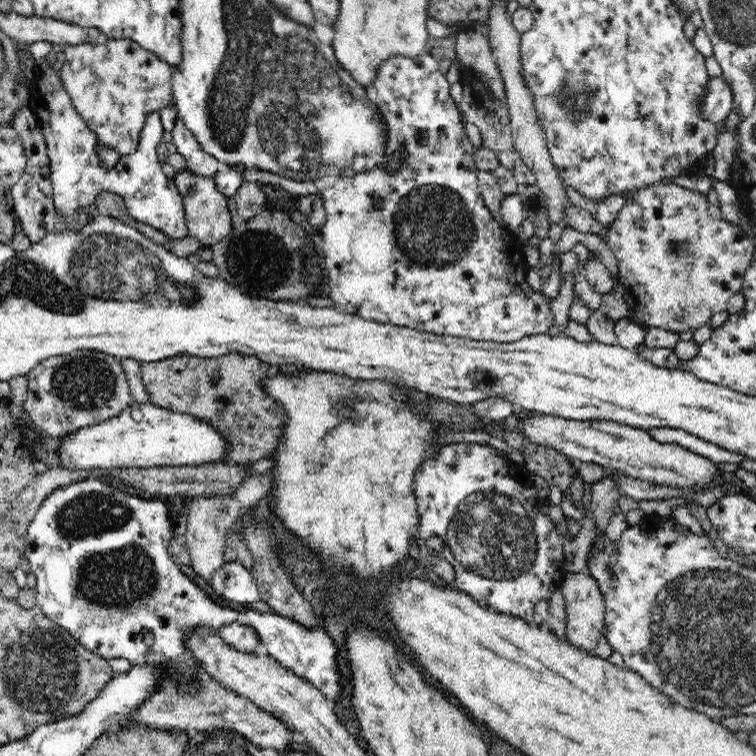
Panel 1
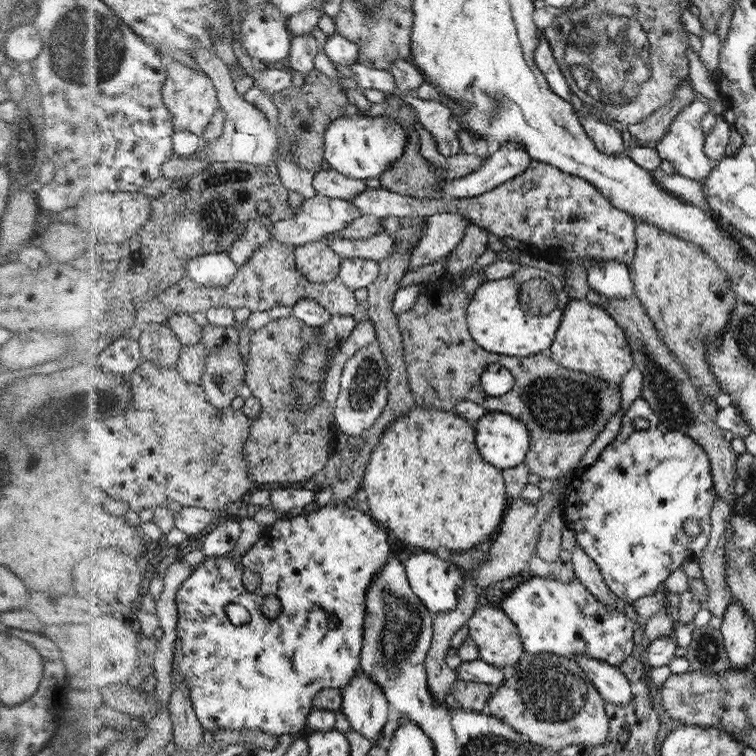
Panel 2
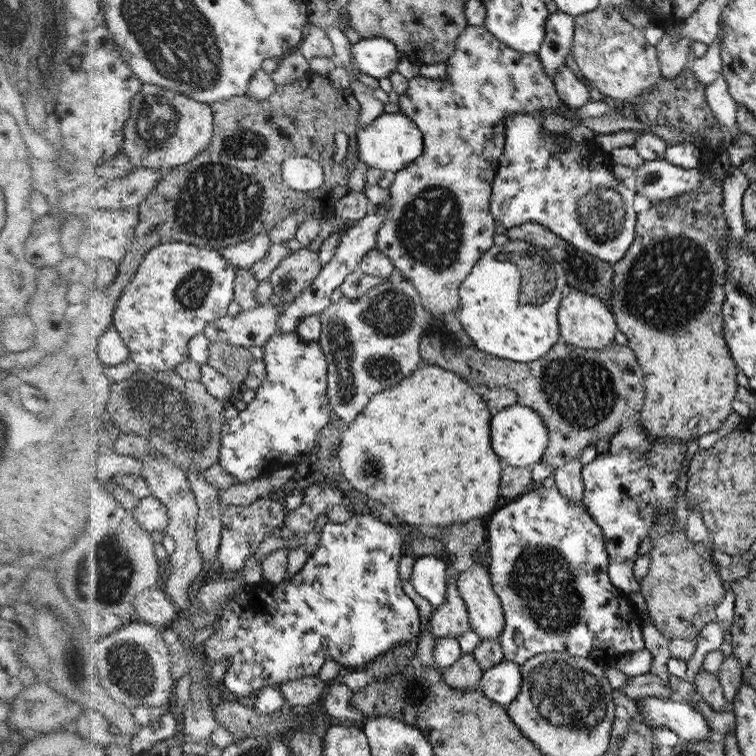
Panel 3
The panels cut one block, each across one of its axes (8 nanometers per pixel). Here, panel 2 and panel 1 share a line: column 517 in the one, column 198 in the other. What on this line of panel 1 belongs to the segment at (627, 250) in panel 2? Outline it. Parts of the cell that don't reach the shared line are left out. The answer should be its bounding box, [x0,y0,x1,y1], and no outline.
[173,170,233,248]

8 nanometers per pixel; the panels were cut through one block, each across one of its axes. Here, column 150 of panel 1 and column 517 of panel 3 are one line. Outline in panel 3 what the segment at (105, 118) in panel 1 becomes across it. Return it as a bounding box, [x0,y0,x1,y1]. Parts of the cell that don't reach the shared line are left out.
[377,25,582,321]

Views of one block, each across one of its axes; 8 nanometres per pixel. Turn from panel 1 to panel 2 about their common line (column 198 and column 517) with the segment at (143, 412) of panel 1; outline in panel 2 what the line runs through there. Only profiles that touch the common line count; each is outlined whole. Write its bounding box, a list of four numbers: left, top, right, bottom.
[476,412,532,468]

